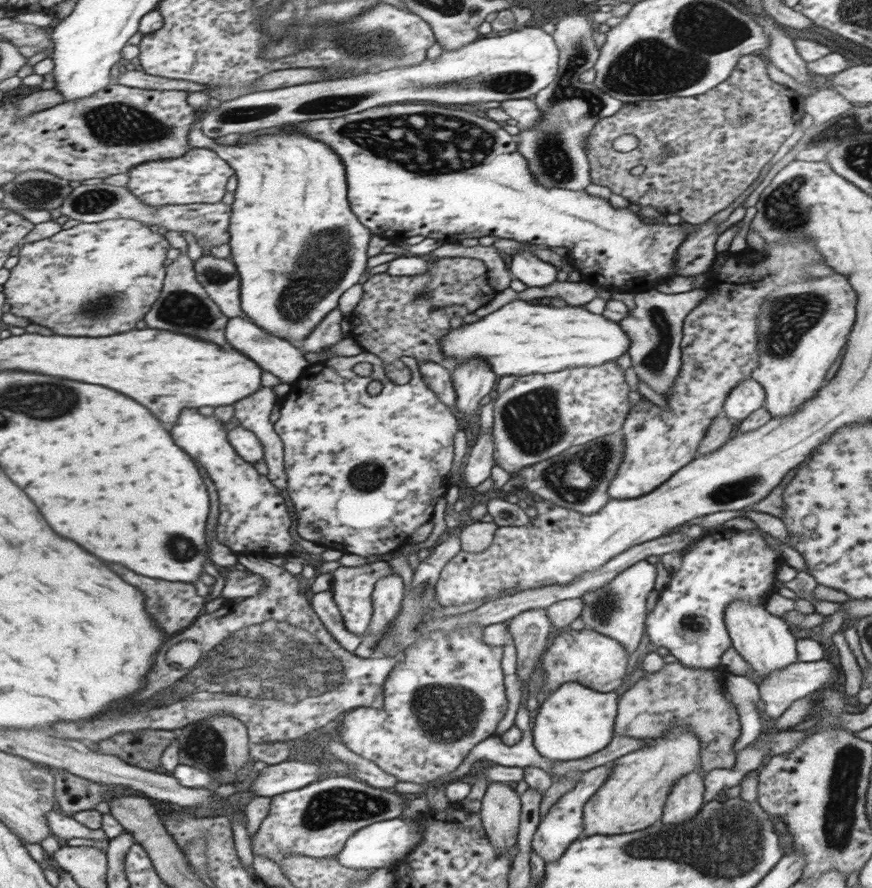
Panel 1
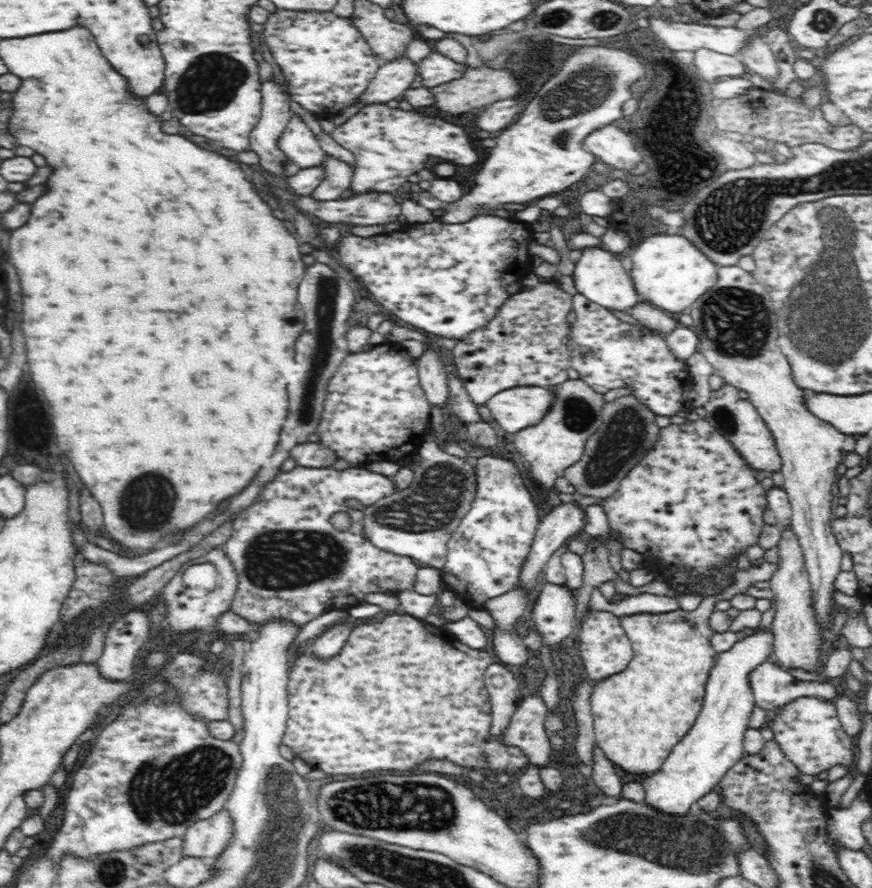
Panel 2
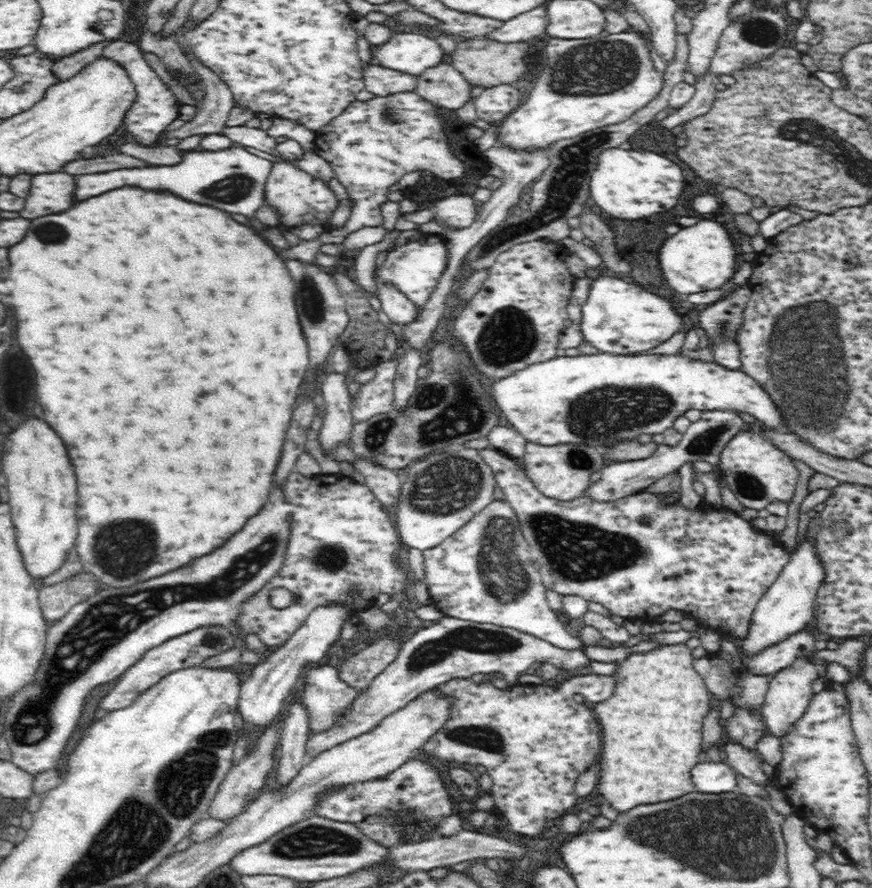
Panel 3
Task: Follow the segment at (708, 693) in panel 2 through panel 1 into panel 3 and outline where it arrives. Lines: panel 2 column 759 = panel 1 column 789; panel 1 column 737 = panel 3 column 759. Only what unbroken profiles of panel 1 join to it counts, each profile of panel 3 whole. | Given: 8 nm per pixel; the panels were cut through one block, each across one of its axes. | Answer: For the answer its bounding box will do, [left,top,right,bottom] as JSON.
[739,544,825,659]

